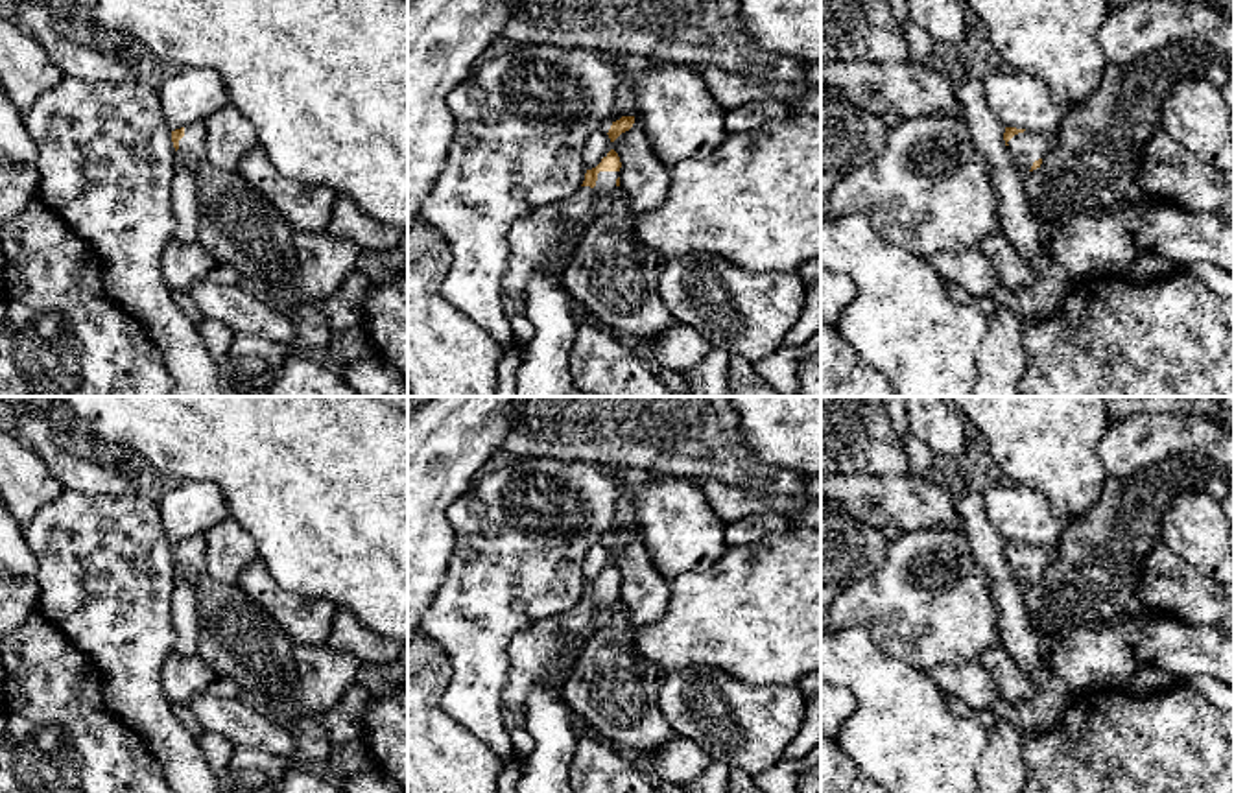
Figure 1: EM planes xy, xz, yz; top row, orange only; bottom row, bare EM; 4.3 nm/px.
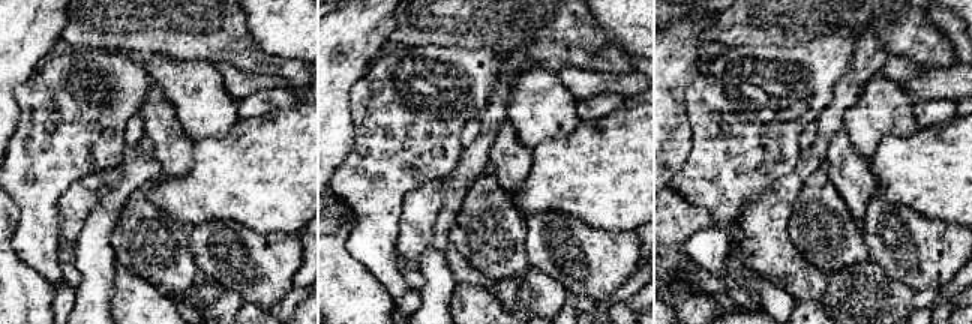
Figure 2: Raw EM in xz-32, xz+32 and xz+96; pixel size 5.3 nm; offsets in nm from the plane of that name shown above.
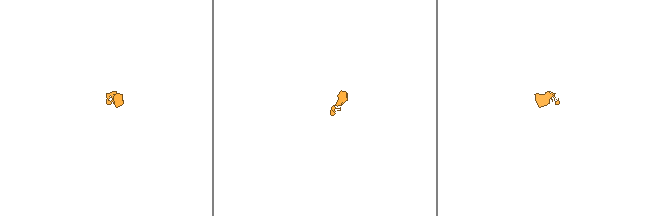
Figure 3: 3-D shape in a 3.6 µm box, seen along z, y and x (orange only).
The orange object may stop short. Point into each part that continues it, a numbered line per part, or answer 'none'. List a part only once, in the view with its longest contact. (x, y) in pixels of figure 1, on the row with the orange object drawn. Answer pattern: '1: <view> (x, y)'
1: xz (533, 238)

